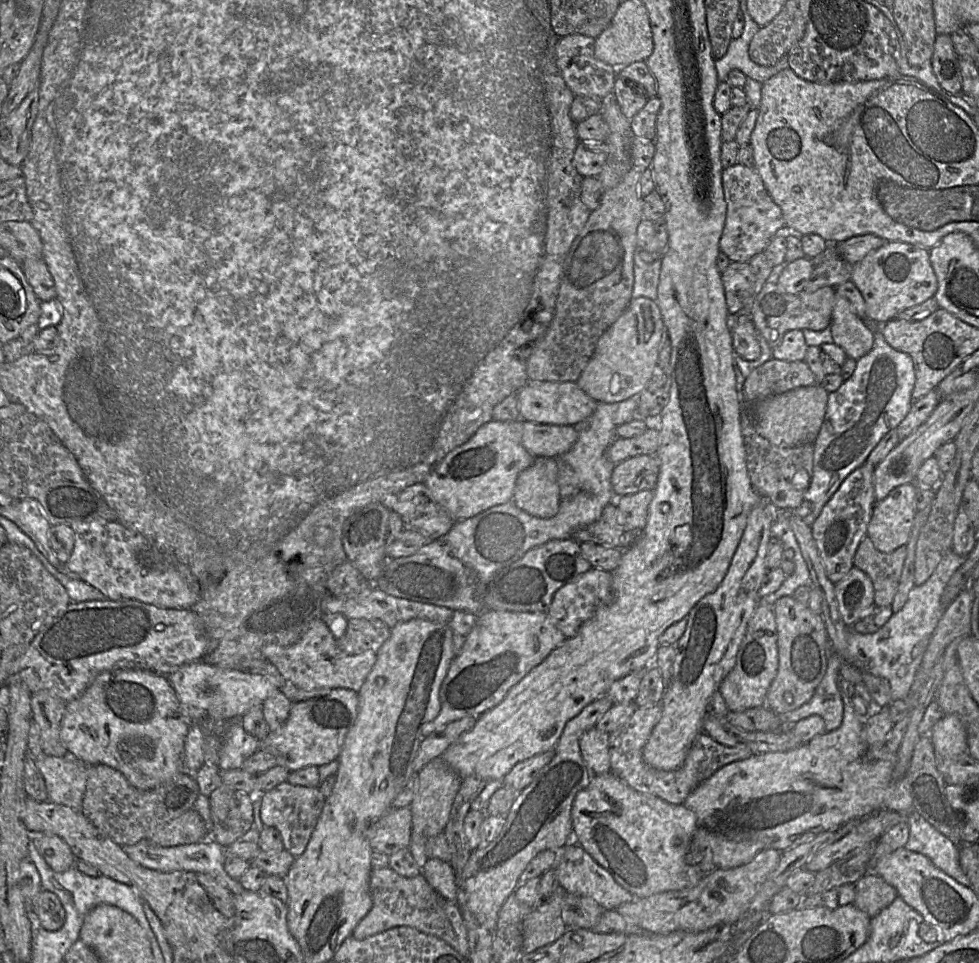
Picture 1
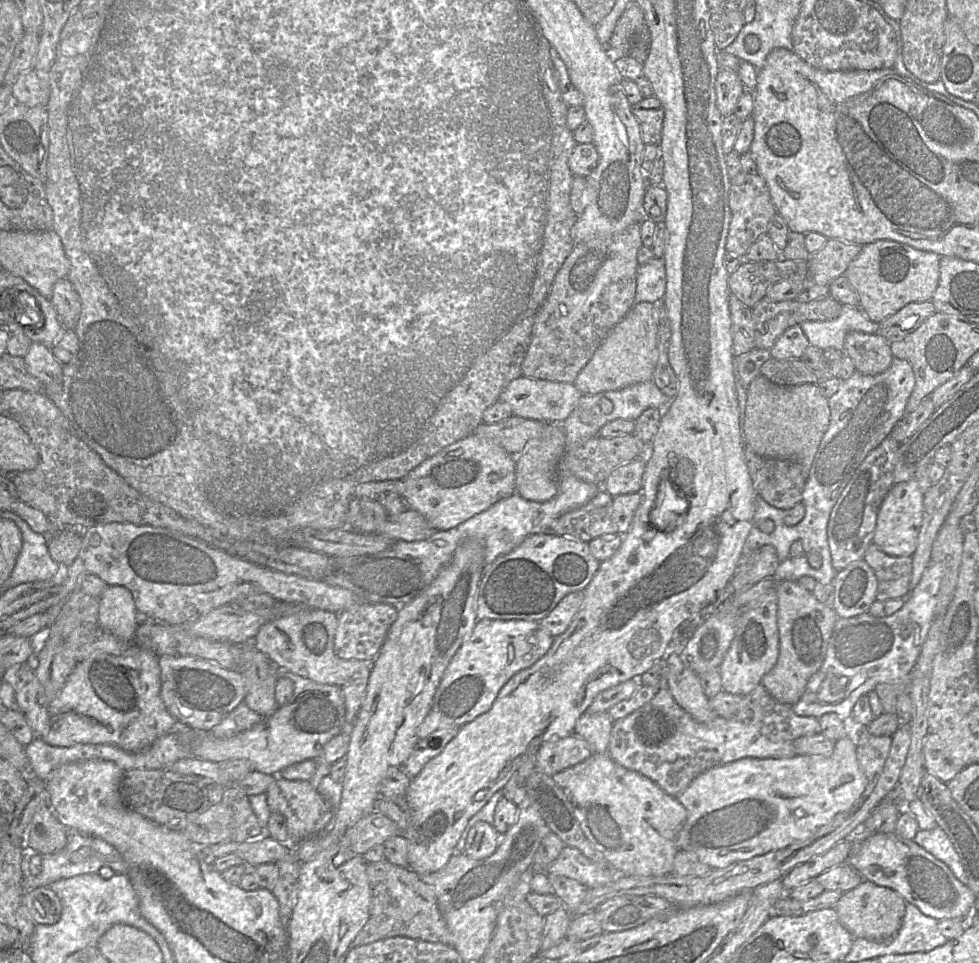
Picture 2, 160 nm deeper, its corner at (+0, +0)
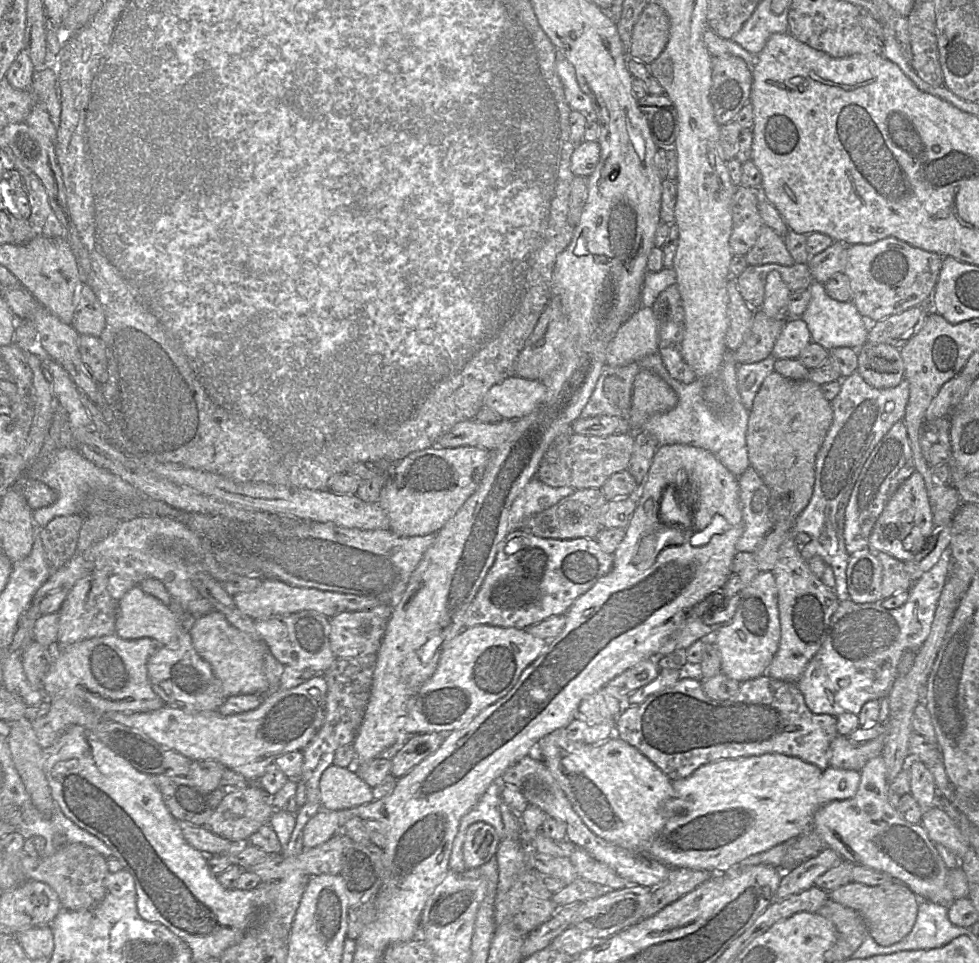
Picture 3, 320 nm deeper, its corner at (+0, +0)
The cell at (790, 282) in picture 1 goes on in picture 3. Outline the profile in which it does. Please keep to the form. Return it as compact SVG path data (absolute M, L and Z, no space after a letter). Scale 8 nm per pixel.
M771 271L766 278L765 296L761 310L770 318L787 320L788 302L791 291L777 271Z

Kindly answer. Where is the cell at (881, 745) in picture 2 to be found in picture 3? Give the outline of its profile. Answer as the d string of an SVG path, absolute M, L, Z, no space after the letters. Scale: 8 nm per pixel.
M882 754L874 758L871 758L869 761L867 761L867 763L864 765L864 767L861 769L859 773L860 784L856 795L851 799L832 801L822 806L814 815L812 831L819 835L819 837L822 839L824 845L827 848L830 848L837 852L843 860L848 861L854 865L886 873L892 876L894 879L896 879L898 882L908 887L921 901L929 901L929 898L932 897L935 894L935 892L945 887L947 874L949 871L941 857L938 855L935 849L935 843L933 843L931 839L928 837L927 832L922 826L922 824L911 824L907 822L902 818L899 811L890 804L888 800L889 782L886 778L886 766Z

